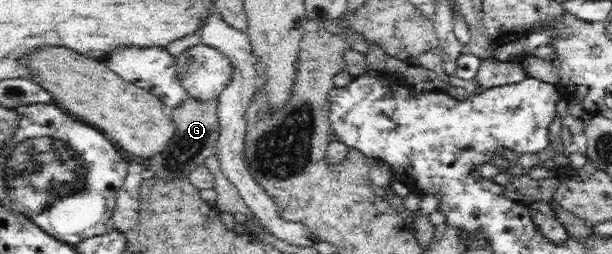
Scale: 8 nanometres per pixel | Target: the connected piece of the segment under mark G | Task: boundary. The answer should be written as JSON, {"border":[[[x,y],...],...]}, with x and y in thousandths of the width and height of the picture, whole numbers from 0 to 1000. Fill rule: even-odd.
{"border":[[[309,378],[296,413],[291,413],[278,457],[288,516],[263,602],[239,626],[235,646],[239,693],[276,713],[294,697],[307,697],[314,669],[332,646],[342,610],[351,606],[358,531],[355,429],[355,386],[328,398]]]}

